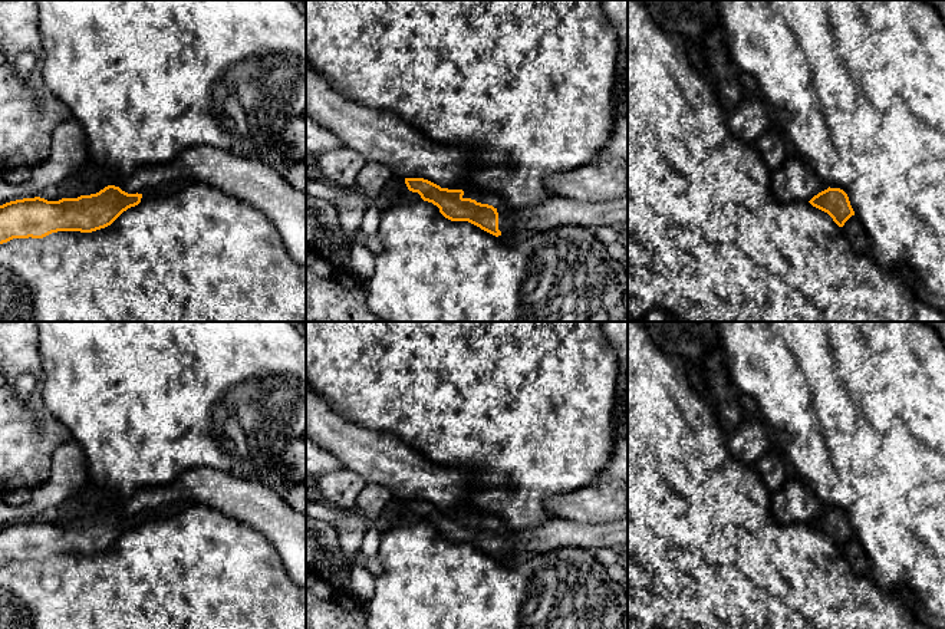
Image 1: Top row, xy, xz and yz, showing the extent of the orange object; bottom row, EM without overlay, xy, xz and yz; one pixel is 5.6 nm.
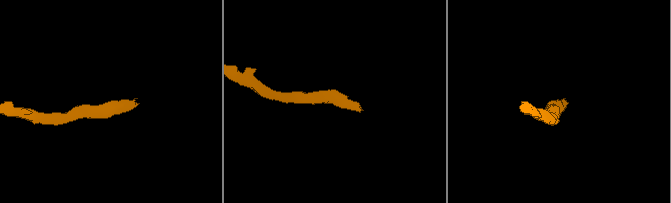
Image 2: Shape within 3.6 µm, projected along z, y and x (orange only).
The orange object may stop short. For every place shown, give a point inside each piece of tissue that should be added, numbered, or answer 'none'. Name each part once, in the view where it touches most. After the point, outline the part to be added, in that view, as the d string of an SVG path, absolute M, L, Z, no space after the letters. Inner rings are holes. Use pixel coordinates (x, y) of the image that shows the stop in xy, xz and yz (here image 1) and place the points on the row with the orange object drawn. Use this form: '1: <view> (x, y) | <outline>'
1: xz (555, 211) | M628 194L610 201L579 201L553 195L536 205L495 208L501 234L513 230L551 230L560 225L582 225L595 231L599 227L619 227L628 223Z

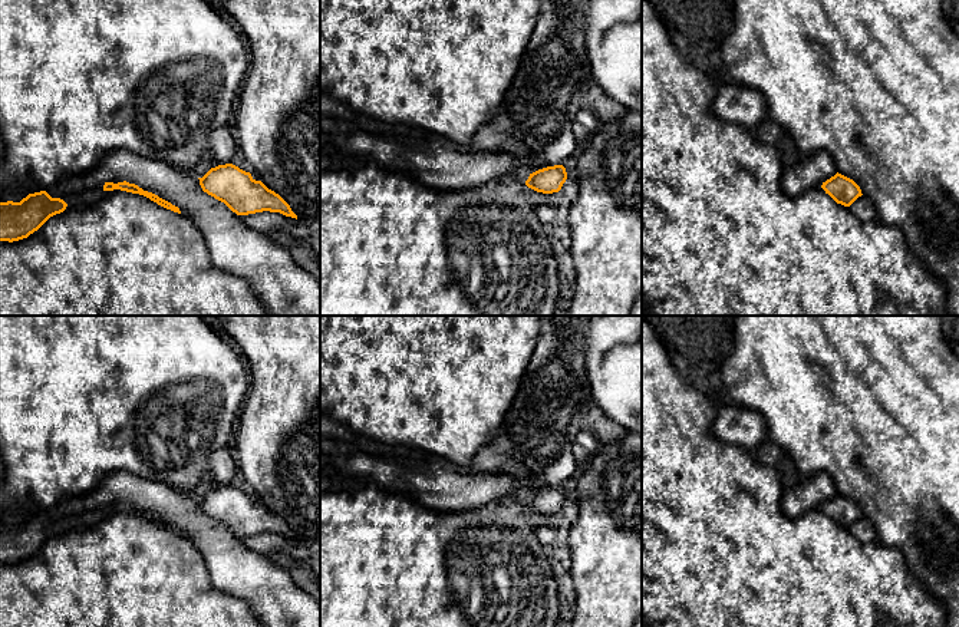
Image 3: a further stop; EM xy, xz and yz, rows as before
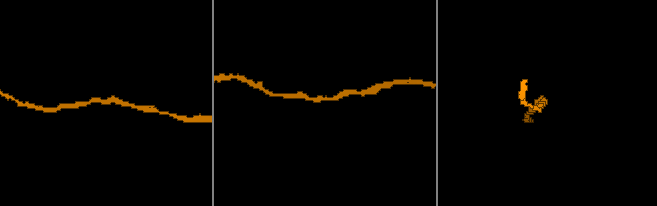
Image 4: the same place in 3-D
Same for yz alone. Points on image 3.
none

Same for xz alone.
none

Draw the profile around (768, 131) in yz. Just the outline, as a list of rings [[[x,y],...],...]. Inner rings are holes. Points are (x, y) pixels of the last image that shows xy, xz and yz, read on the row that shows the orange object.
[[[765,115],[755,131],[759,141],[774,148],[781,158],[784,169],[795,169],[801,155],[795,146],[791,133]]]

